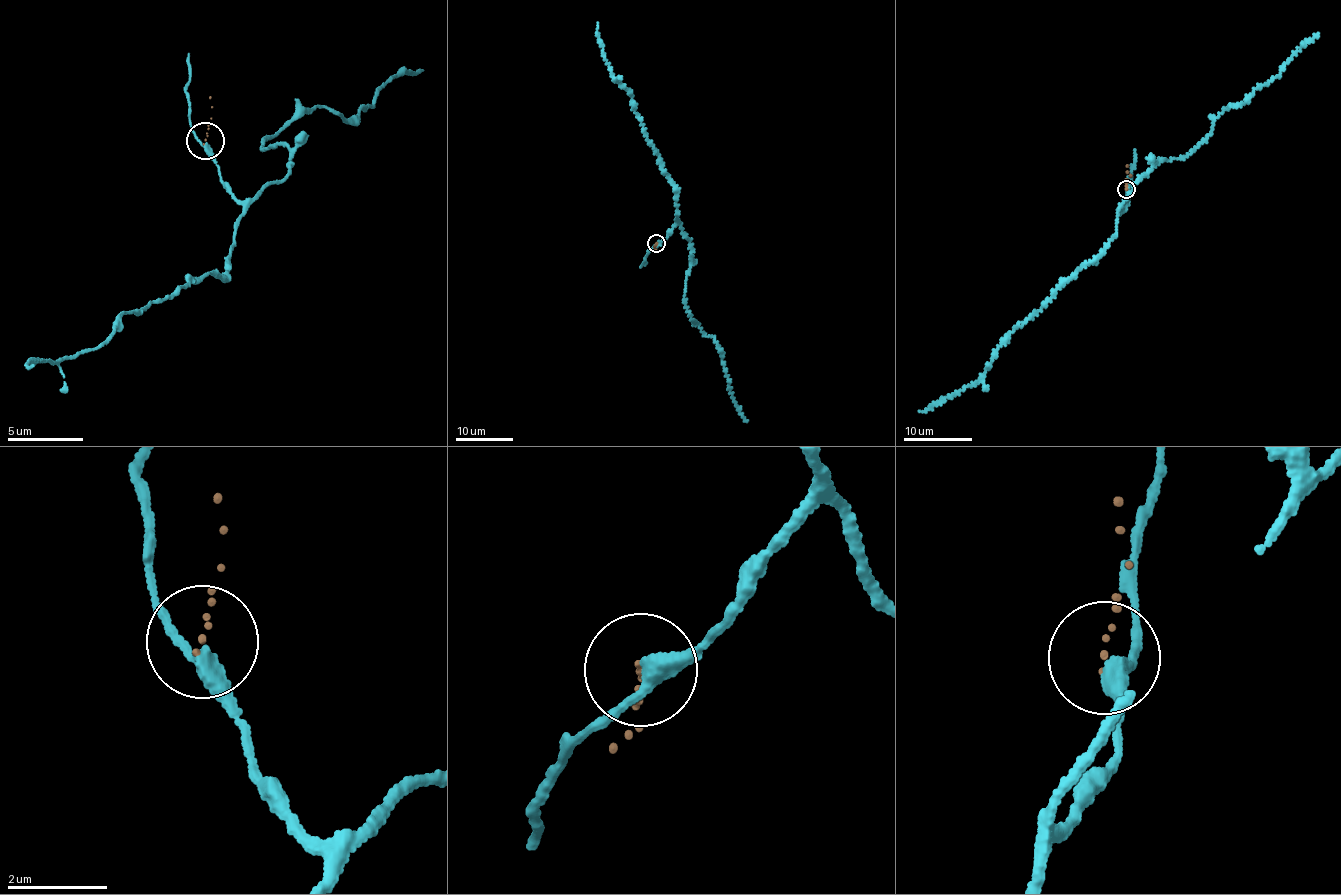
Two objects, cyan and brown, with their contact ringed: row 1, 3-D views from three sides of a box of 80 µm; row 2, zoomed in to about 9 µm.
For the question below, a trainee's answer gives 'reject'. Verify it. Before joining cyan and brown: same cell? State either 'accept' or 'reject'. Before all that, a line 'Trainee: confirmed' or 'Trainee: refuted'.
Trainee: confirmed
reject

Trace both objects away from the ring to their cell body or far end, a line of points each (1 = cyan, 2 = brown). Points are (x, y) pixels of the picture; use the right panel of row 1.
1: (1125, 190), (1127, 204), (1119, 214), (1115, 235), (1101, 253), (1008, 336), (974, 383), (920, 411)
2: (1125, 188), (1130, 177), (1128, 167)

